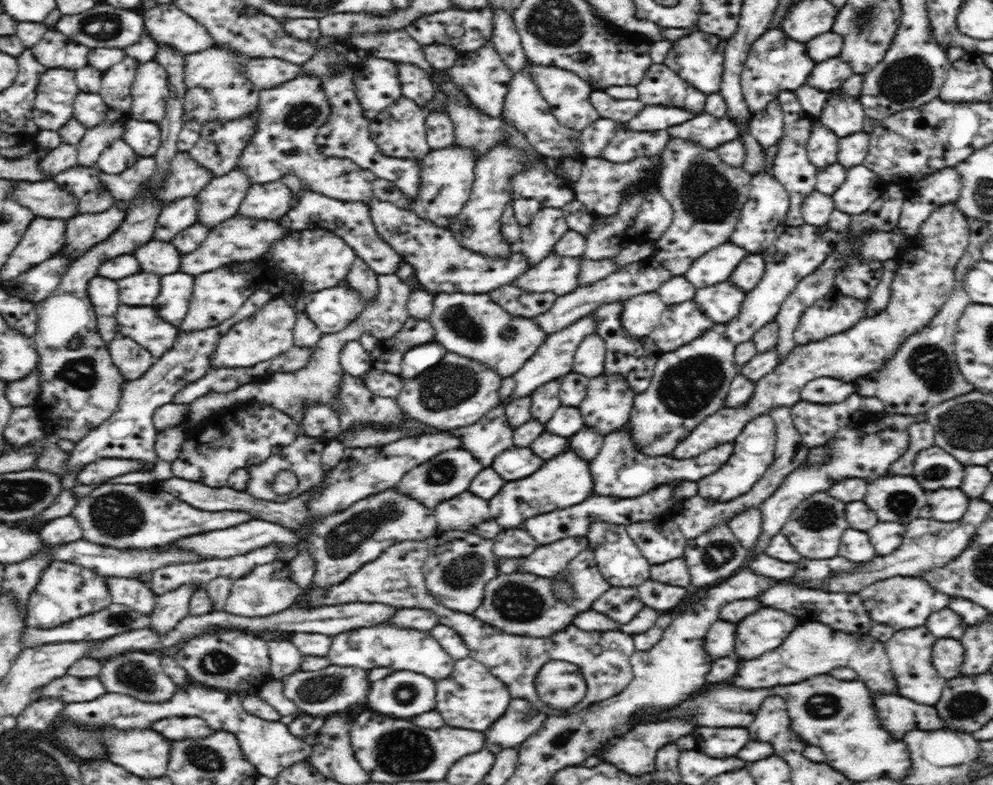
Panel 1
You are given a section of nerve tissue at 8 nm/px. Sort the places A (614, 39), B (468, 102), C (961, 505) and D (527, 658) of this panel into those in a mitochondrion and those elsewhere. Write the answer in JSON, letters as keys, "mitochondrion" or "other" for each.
{"A":"other","B":"other","C":"other","D":"mitochondrion"}

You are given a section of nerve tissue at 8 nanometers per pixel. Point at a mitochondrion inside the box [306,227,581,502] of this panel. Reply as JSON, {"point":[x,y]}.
{"point":[447,386]}

